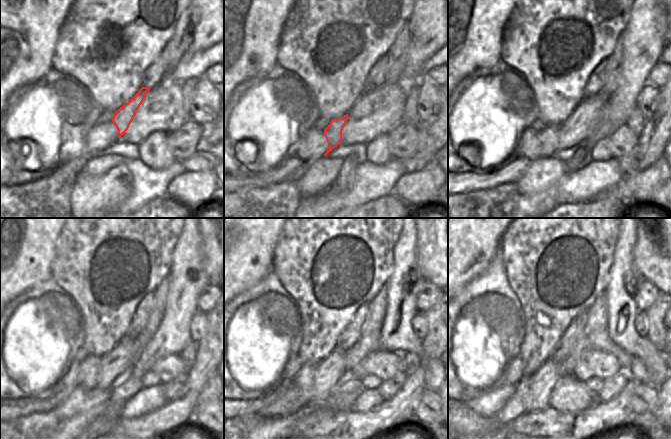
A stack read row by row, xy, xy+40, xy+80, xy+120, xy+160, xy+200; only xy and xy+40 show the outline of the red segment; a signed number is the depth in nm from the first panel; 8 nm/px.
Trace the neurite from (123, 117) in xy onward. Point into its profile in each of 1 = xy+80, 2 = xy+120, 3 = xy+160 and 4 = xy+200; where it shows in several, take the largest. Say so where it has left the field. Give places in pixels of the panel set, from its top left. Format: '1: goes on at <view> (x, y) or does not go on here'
1: goes on at xy+80 (548, 137)
2: goes on at xy+120 (90, 367)
3: goes on at xy+160 (303, 388)
4: goes on at xy+200 (521, 389)

